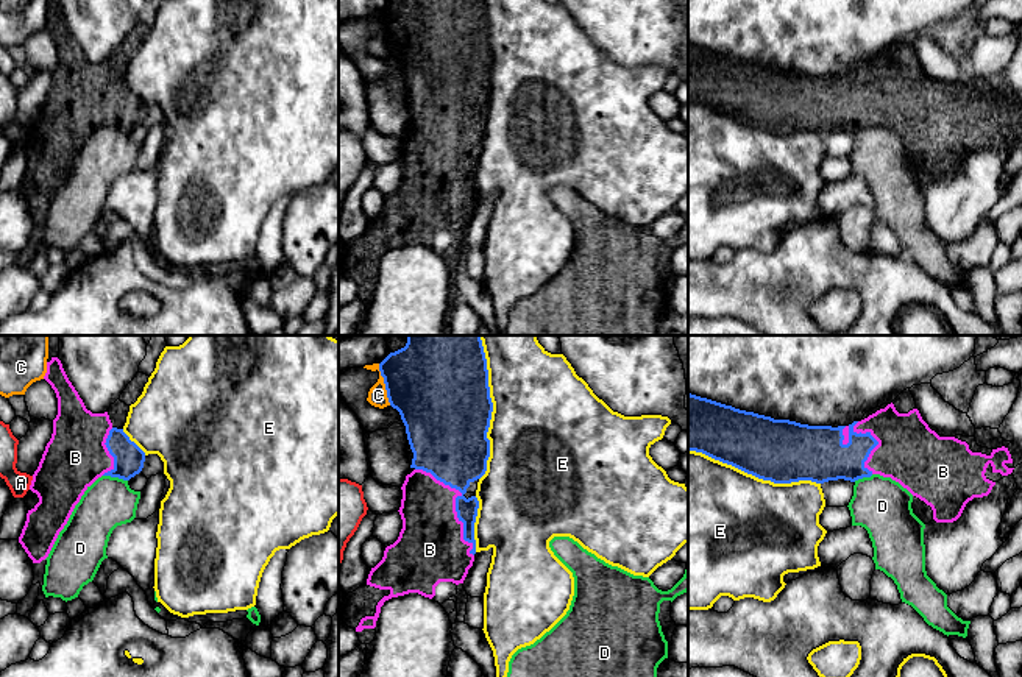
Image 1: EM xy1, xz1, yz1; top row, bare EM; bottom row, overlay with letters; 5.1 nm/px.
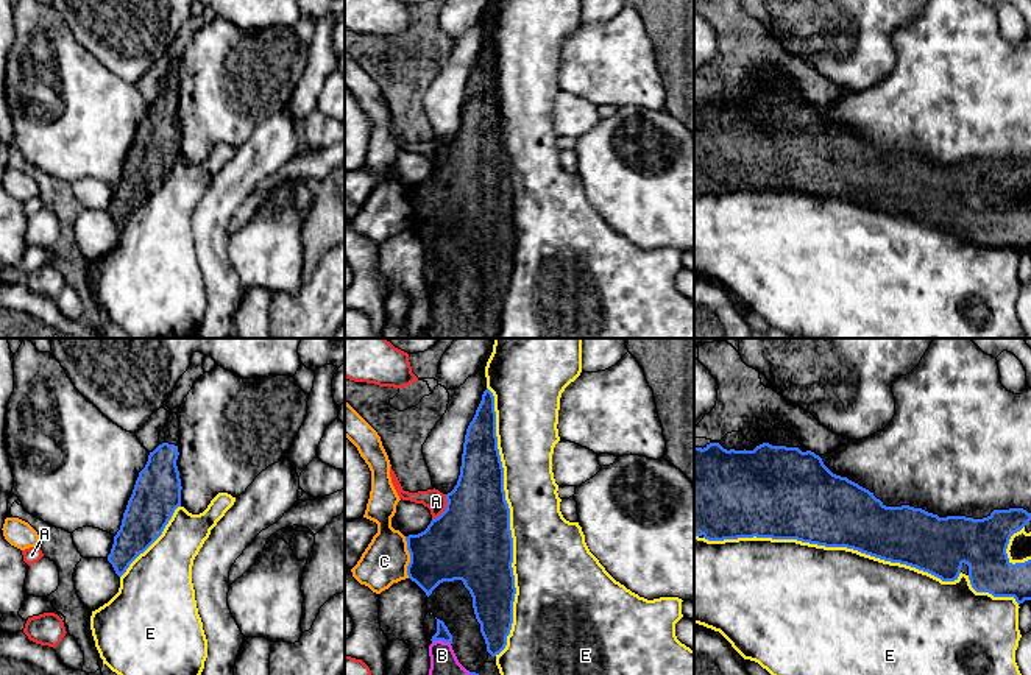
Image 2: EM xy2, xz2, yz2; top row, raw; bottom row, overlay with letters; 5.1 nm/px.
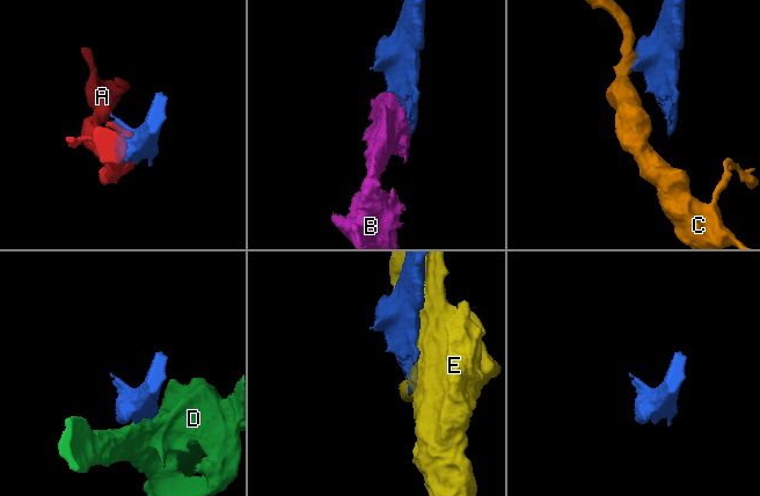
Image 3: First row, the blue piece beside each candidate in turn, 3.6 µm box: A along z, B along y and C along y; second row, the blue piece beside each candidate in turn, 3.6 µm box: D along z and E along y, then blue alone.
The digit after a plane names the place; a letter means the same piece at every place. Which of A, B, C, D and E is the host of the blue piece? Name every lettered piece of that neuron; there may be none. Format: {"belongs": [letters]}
{"belongs": ["B"]}

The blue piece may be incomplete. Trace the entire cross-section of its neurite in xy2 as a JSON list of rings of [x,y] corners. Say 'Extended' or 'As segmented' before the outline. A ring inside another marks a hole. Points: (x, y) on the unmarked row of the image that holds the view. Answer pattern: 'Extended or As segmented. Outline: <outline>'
Extended. Outline: [[[172,64],[164,76],[165,92],[148,106],[114,187],[108,212],[122,228],[129,215],[164,182],[175,161],[181,157],[181,129],[176,117],[179,70]]]

